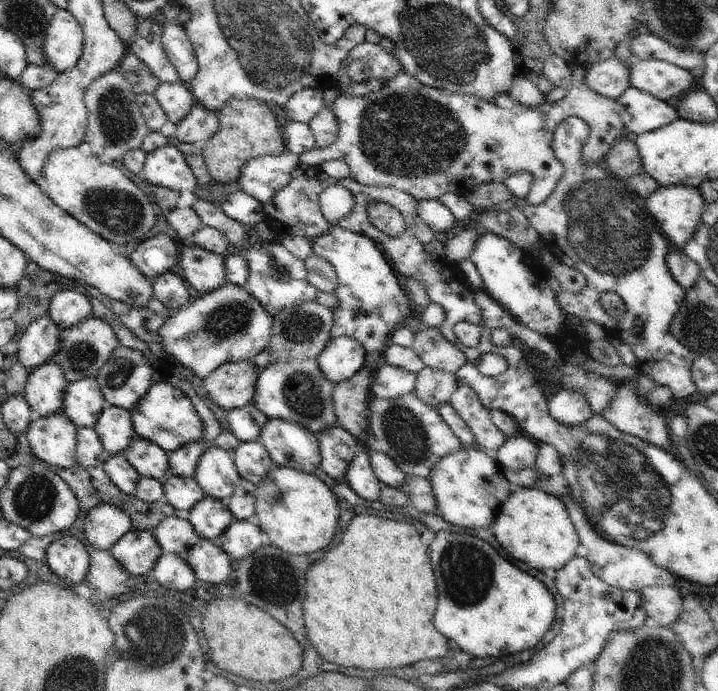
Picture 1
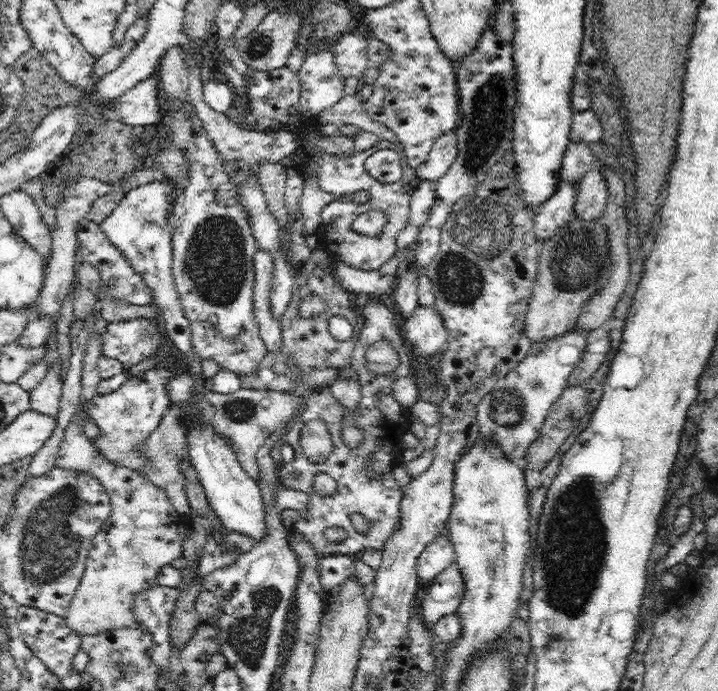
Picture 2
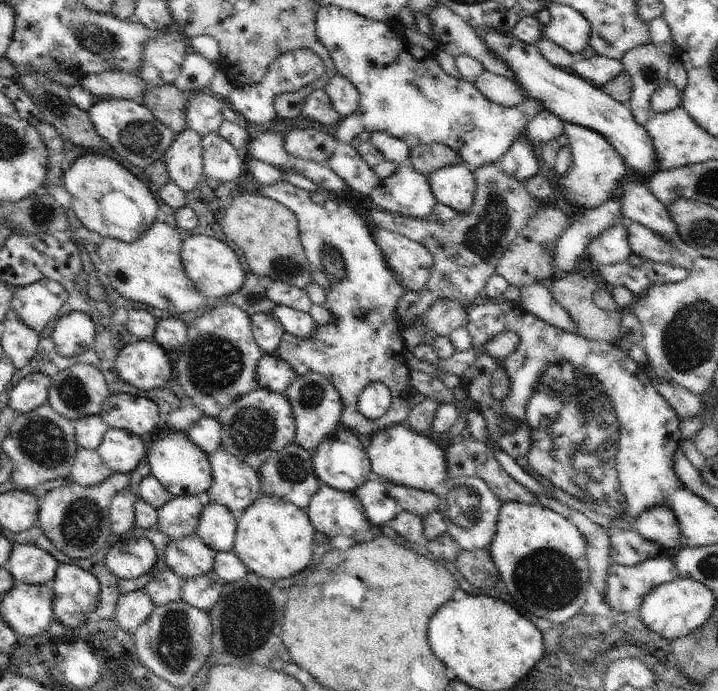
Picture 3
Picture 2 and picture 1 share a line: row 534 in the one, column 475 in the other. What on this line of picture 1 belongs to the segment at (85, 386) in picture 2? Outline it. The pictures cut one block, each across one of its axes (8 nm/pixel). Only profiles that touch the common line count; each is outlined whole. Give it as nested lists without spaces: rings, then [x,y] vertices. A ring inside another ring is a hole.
[[[402,68],[380,90],[366,96],[355,97],[339,92],[337,99],[329,106],[339,124],[336,140],[329,147],[314,147],[301,154],[299,162],[320,167],[327,160],[342,159],[349,166],[349,176],[360,184],[396,187],[416,200],[437,199],[446,193],[465,196],[478,185],[503,183],[515,172],[526,171],[532,174],[532,186],[522,203],[536,206],[552,194],[565,171],[565,166],[554,156],[551,147],[555,128],[568,117],[578,117],[588,123],[589,138],[581,150],[580,161],[582,165],[600,166],[608,151],[628,135],[624,121],[616,112],[616,104],[617,99],[601,95],[582,82],[568,88],[565,96],[555,103],[544,102],[540,106],[526,107],[514,100],[508,91],[490,100],[450,94],[444,89],[422,84]]]

